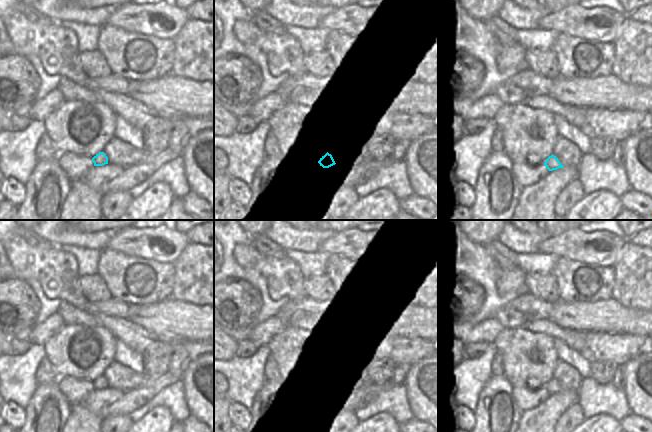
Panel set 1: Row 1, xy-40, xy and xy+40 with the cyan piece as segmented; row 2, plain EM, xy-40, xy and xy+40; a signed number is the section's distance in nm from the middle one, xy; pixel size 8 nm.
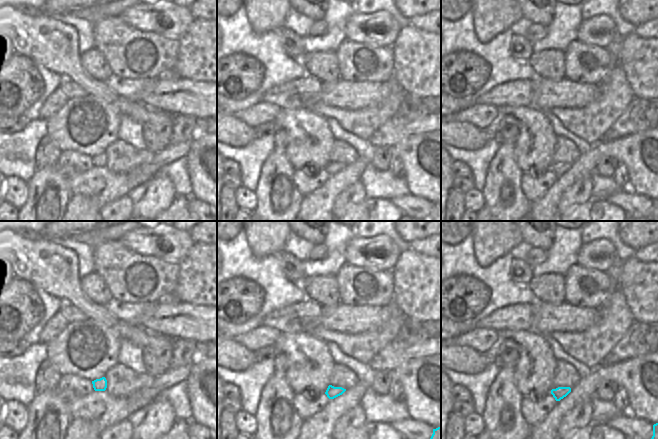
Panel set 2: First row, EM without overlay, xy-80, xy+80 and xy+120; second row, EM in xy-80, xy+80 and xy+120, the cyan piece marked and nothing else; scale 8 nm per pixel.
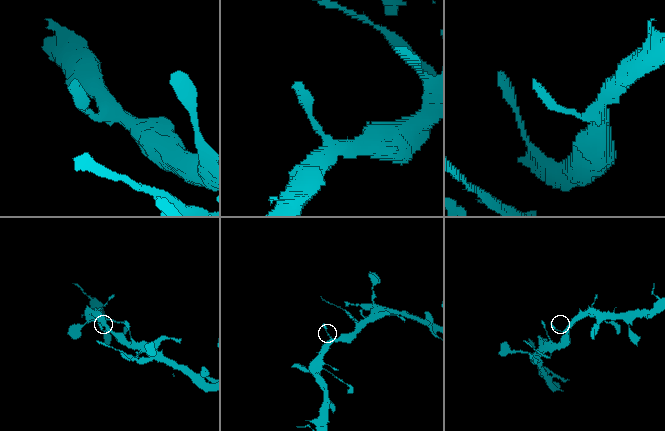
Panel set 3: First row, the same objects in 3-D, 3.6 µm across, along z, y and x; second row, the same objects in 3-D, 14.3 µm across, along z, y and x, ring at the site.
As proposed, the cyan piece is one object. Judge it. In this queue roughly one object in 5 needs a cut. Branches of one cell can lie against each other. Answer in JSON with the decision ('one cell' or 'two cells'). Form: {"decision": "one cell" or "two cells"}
{"decision": "one cell"}

